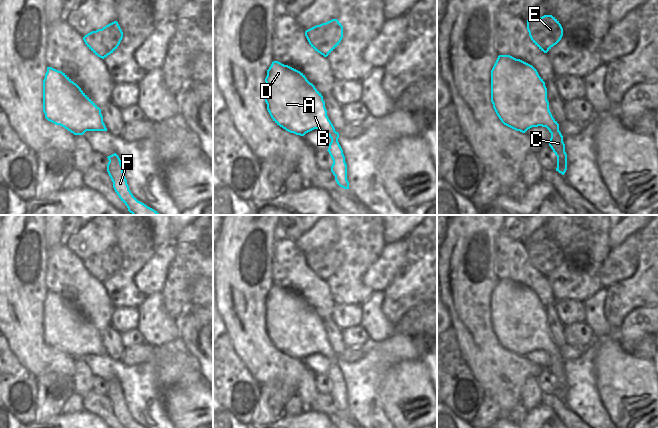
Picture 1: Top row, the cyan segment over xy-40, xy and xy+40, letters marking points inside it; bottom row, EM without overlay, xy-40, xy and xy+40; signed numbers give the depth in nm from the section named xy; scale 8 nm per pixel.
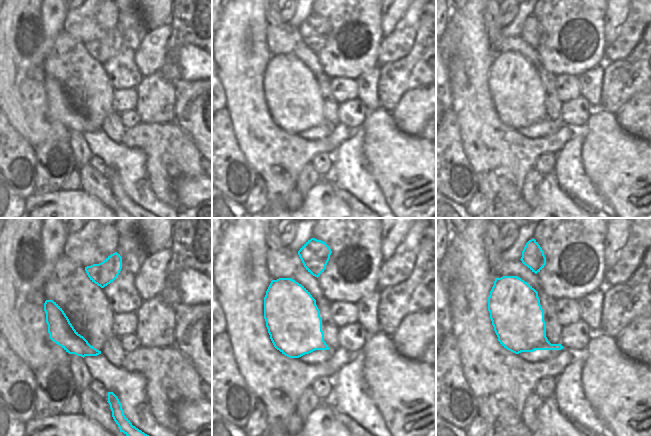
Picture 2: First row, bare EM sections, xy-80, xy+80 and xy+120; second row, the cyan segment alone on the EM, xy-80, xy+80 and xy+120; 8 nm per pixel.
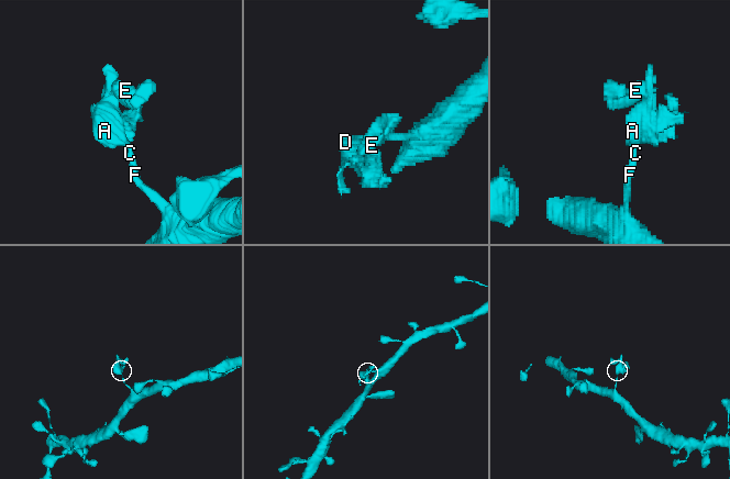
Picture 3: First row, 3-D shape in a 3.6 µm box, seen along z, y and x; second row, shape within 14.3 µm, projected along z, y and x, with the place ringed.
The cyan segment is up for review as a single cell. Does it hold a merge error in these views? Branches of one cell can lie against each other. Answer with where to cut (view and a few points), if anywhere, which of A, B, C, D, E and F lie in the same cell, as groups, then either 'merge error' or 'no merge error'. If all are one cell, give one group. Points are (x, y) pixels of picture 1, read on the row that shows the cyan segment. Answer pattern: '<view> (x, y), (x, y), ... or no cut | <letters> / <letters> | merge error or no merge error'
xy+40 (558, 130), (554, 130), (551, 133) | A B D E / C F | merge error

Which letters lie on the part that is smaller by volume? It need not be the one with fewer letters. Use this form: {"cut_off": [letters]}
{"cut_off": ["A", "B", "D", "E"]}

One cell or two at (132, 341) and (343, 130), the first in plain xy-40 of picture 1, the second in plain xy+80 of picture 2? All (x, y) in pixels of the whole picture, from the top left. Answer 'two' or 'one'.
two

